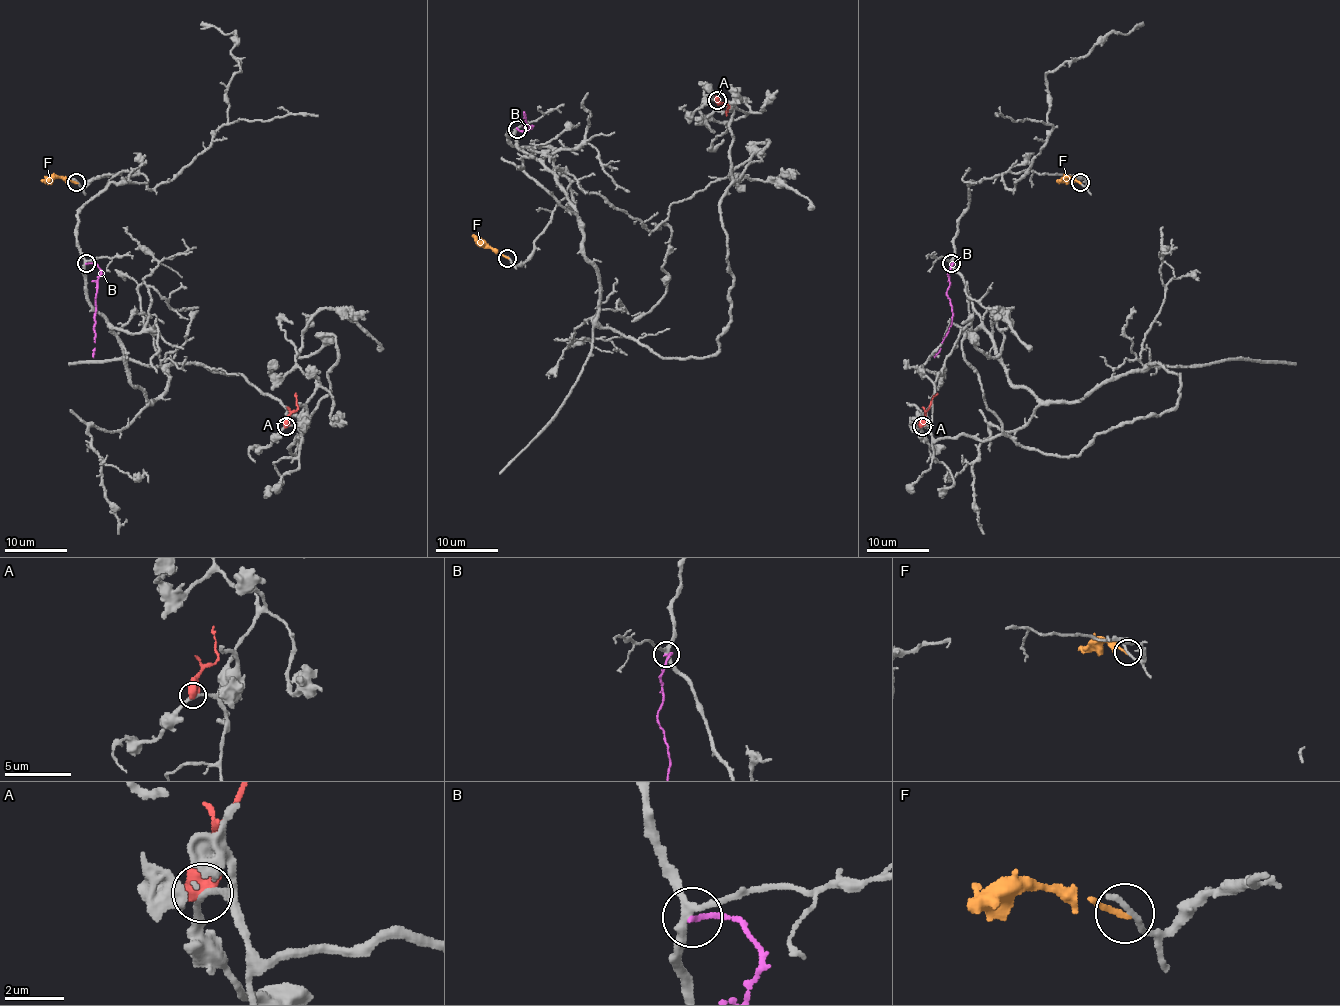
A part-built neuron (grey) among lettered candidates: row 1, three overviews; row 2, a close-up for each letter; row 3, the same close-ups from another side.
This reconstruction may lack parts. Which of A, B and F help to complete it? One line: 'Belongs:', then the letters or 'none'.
Belongs: none

